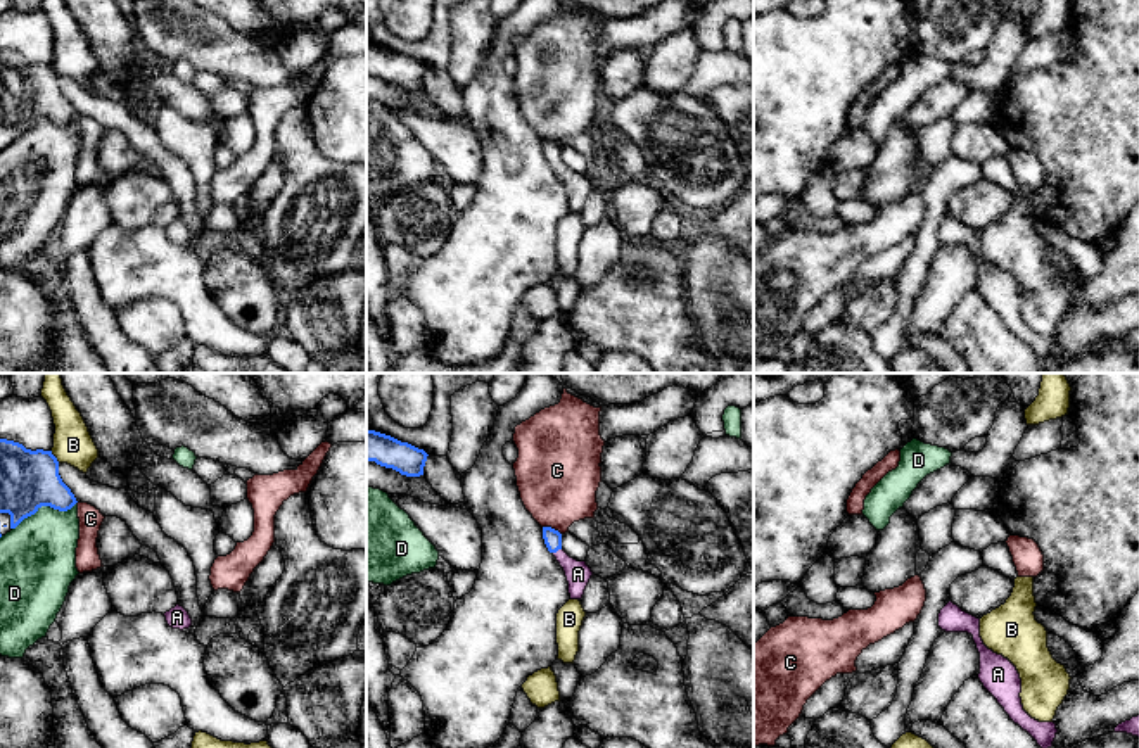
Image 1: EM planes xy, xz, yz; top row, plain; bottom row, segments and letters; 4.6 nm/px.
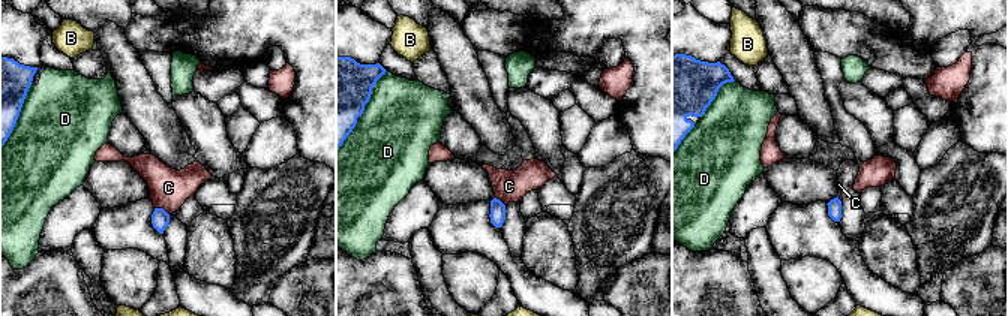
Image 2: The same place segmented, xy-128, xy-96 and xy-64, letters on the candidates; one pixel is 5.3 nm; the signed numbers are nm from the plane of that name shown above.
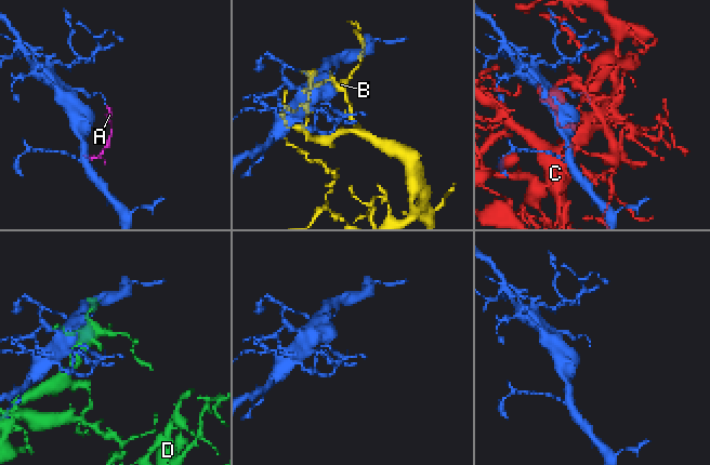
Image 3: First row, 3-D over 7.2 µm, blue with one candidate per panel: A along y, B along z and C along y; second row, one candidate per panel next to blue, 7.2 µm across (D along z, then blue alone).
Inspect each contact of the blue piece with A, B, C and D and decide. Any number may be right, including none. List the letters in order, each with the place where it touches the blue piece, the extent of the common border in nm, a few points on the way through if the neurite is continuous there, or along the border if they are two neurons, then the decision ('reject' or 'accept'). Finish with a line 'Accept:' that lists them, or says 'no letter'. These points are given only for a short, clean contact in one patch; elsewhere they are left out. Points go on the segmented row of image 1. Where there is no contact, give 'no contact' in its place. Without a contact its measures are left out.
A: xz (557, 550) | 50 nm | across xz (552, 538), (557, 550), (578, 574) | accept
B: xy (54, 456) | 70 nm | reject
C: xz (550, 527) | 100 nm | reject
D: xy (44, 505) | 340 nm | reject
Accept: A

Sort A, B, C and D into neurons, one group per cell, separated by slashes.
A / B / C / D

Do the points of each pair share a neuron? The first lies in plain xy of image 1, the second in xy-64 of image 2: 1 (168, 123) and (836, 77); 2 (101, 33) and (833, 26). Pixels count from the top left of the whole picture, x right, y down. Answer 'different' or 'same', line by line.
1: same
2: different

